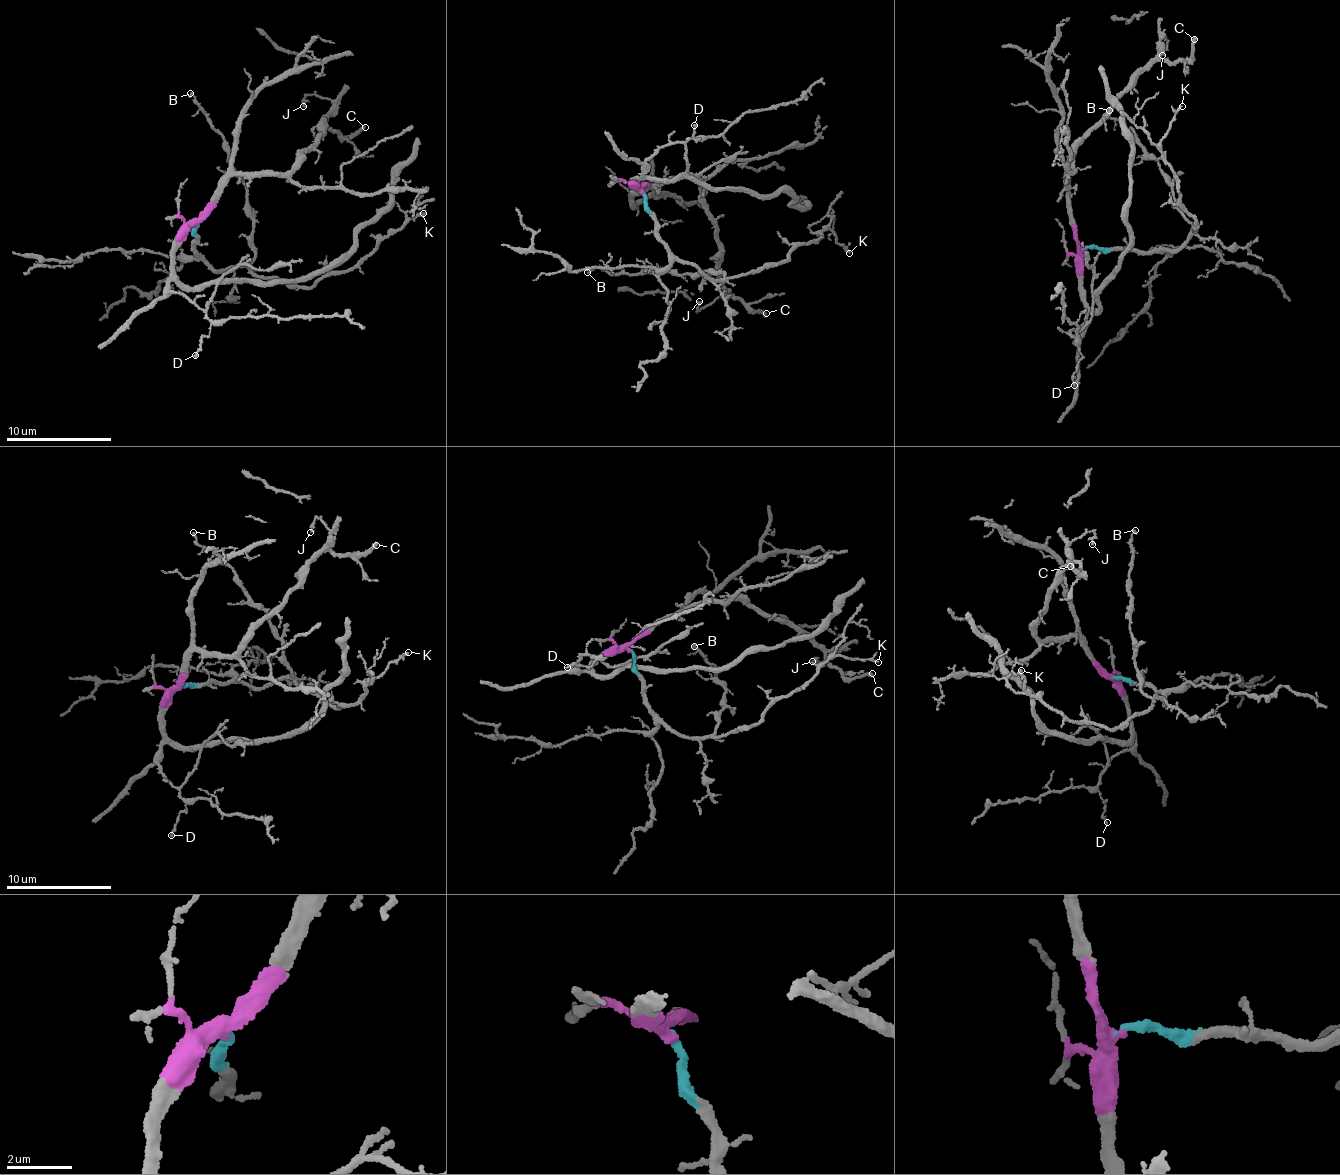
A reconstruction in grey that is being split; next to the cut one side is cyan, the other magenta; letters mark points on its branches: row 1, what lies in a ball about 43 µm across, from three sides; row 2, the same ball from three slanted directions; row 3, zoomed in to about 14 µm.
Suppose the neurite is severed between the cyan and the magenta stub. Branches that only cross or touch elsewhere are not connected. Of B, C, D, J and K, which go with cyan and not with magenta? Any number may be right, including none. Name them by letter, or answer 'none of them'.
B, K

